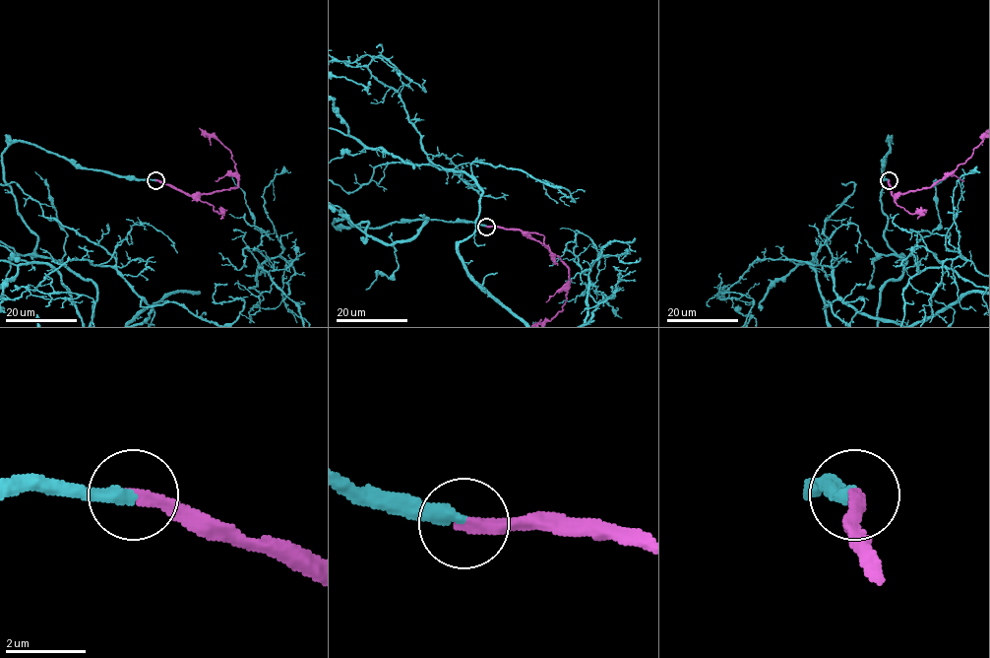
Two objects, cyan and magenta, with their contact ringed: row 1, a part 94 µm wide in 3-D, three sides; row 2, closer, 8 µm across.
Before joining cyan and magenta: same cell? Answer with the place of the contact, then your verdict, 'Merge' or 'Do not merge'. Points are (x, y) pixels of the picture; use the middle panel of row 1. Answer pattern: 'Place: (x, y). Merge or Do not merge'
Place: (486, 227). Merge

